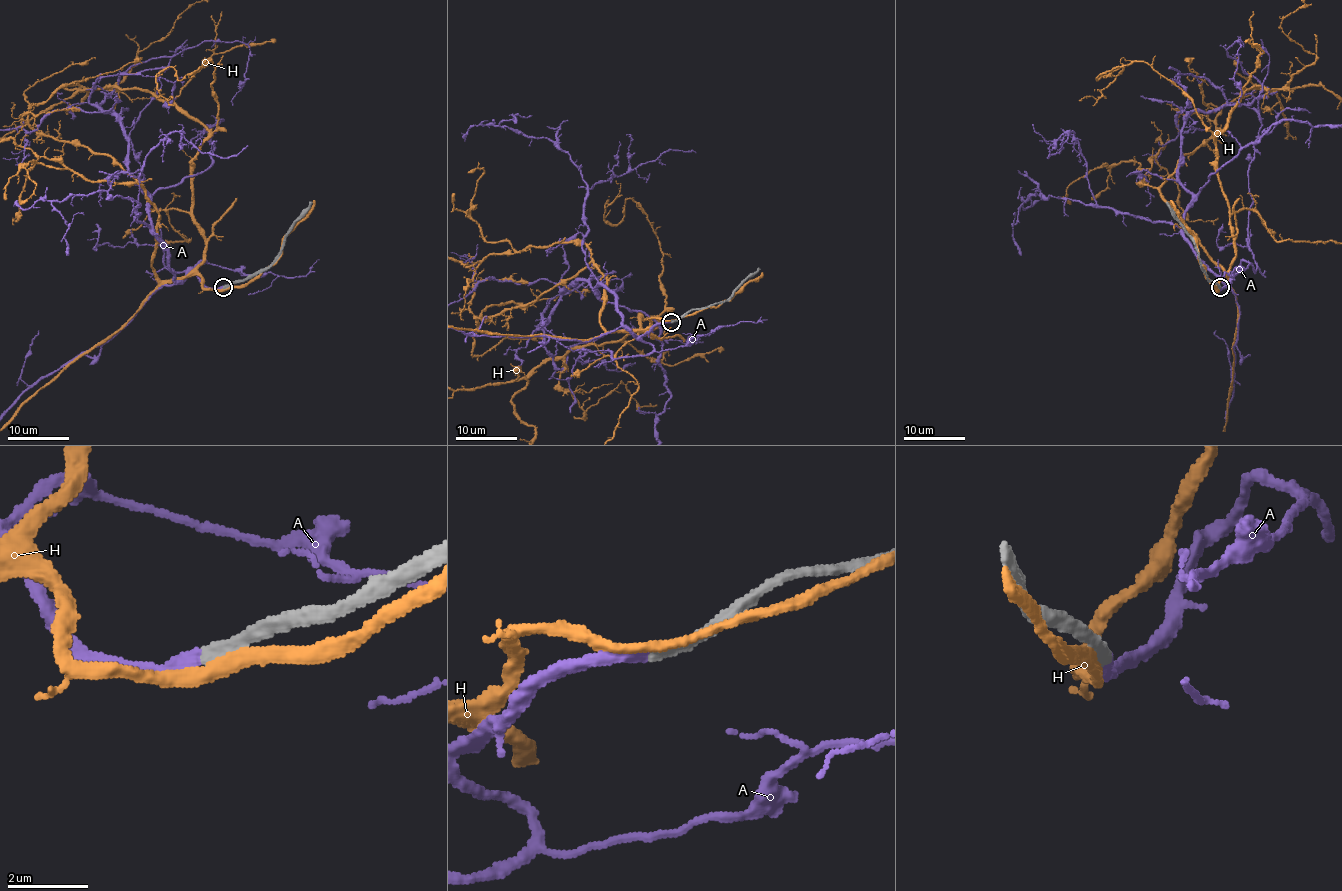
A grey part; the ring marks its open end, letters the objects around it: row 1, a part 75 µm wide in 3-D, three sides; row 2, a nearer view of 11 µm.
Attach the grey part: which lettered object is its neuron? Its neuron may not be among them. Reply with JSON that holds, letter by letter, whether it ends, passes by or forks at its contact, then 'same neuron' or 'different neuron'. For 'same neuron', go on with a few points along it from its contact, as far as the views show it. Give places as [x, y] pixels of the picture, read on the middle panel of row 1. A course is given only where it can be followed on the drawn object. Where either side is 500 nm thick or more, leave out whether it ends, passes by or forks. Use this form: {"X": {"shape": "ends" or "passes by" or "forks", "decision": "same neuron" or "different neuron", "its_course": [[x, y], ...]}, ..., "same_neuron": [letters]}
{"A": {"shape": "ends", "decision": "same neuron"}, "H": {"shape": "passes by", "decision": "different neuron"}, "same_neuron": ["A"]}

